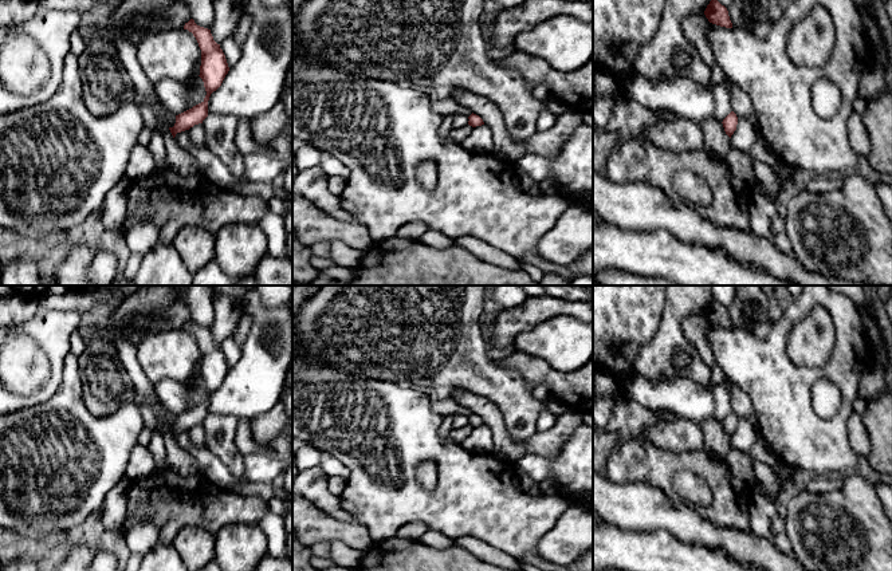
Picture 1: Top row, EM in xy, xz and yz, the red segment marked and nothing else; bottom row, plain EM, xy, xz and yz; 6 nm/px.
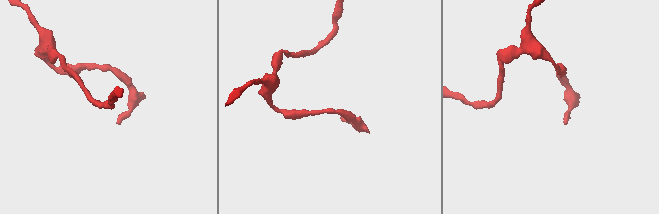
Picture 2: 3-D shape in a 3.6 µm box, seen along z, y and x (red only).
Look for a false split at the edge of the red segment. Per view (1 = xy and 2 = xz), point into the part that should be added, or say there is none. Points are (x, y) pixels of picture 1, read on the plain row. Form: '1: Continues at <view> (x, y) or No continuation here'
1: No continuation here
2: No continuation here

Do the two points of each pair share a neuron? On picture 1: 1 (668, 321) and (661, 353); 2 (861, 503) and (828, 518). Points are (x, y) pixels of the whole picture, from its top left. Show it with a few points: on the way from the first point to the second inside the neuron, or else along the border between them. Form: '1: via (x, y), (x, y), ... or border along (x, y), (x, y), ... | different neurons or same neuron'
1: via (668, 329), (668, 339), (663, 345) | same neuron
2: via (853, 511), (847, 518), (836, 518) | same neuron

